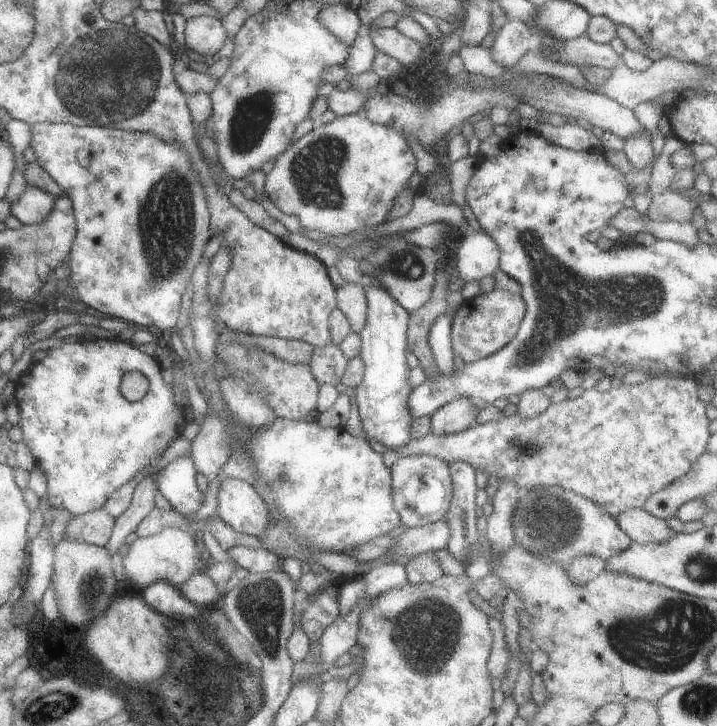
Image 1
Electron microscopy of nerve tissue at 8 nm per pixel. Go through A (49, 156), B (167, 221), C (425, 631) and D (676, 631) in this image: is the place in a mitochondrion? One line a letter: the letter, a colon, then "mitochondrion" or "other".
A: other
B: mitochondrion
C: mitochondrion
D: mitochondrion

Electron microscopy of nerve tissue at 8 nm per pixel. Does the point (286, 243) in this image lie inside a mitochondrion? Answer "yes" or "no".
no

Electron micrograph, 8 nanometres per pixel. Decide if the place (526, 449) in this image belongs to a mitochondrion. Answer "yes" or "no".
yes

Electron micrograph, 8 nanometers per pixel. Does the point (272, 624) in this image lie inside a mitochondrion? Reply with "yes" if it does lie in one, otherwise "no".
yes

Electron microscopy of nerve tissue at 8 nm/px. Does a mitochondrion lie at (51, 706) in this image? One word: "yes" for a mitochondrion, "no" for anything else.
yes

